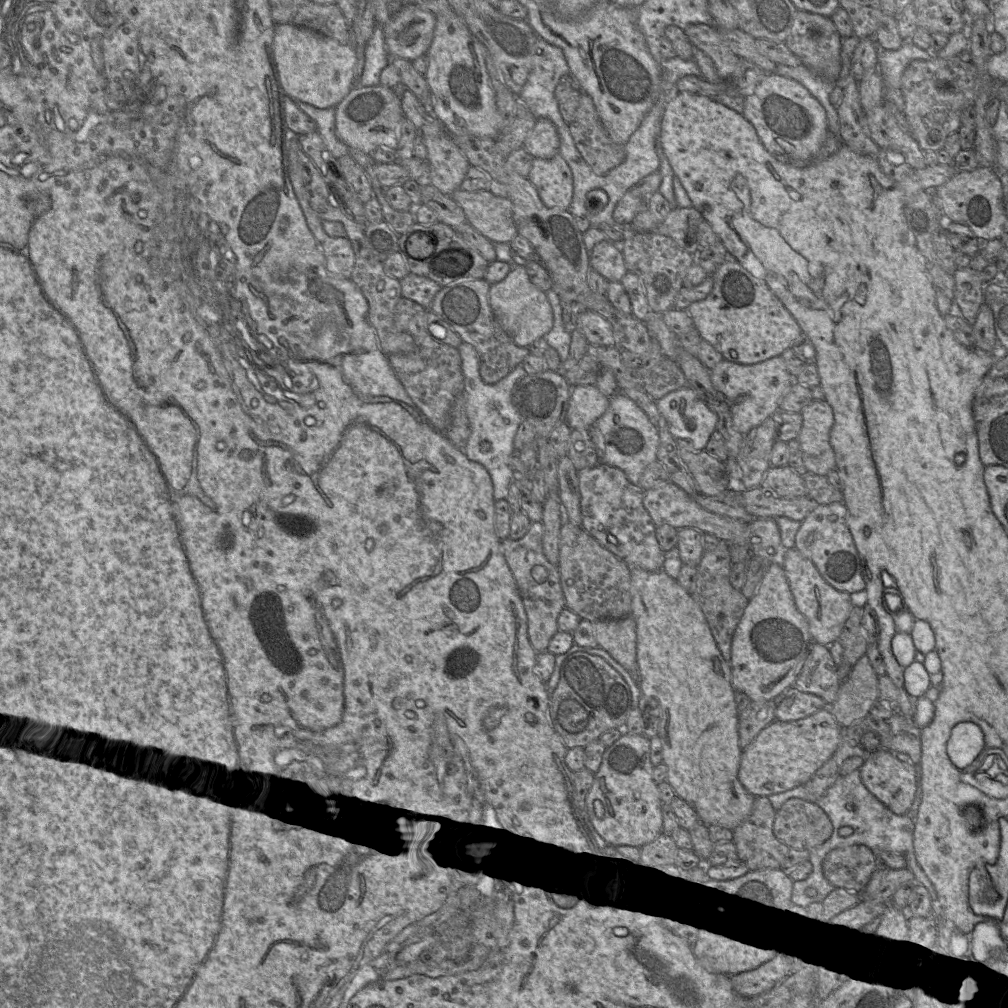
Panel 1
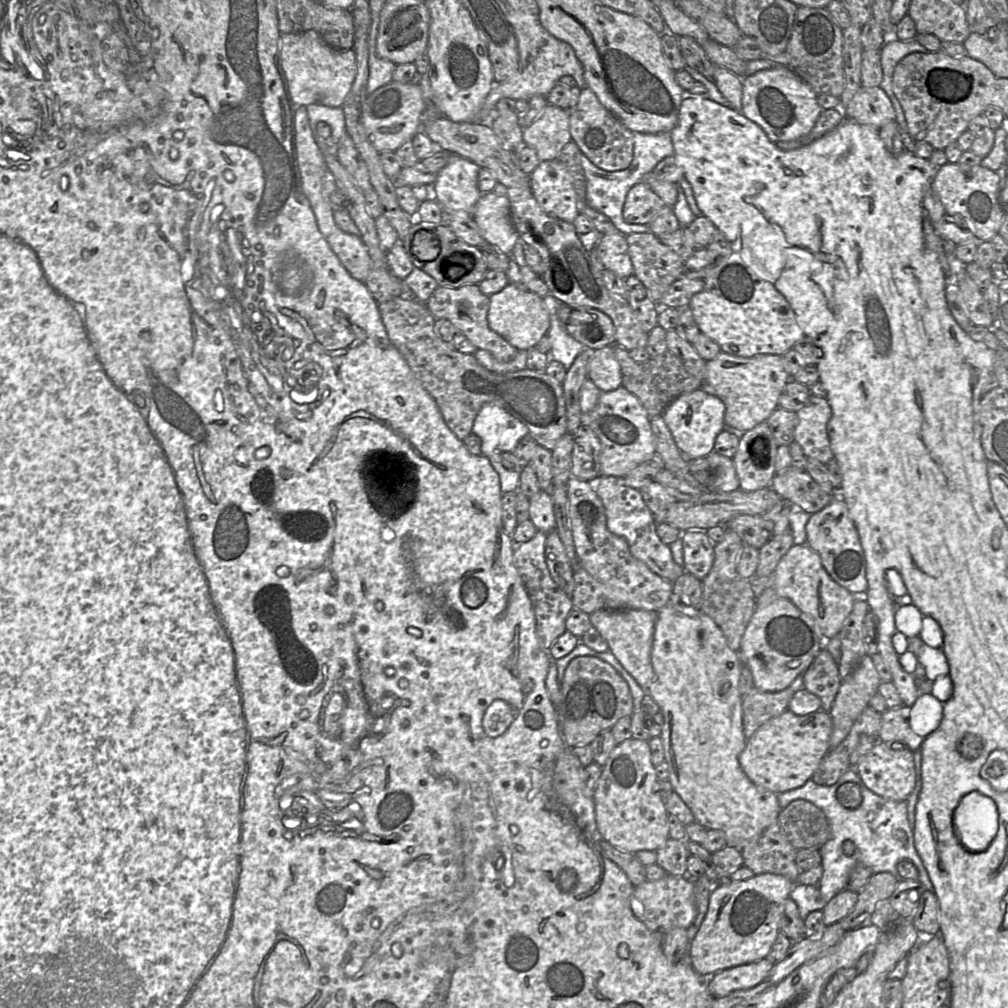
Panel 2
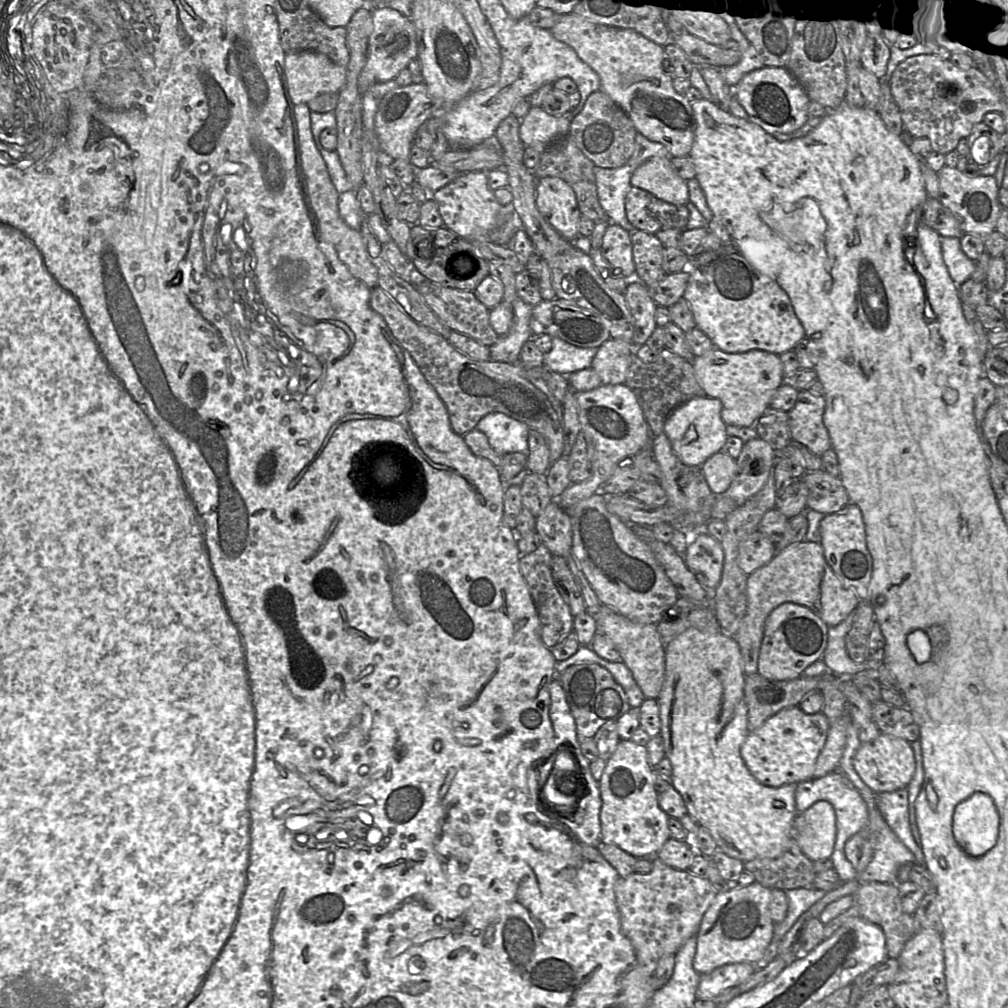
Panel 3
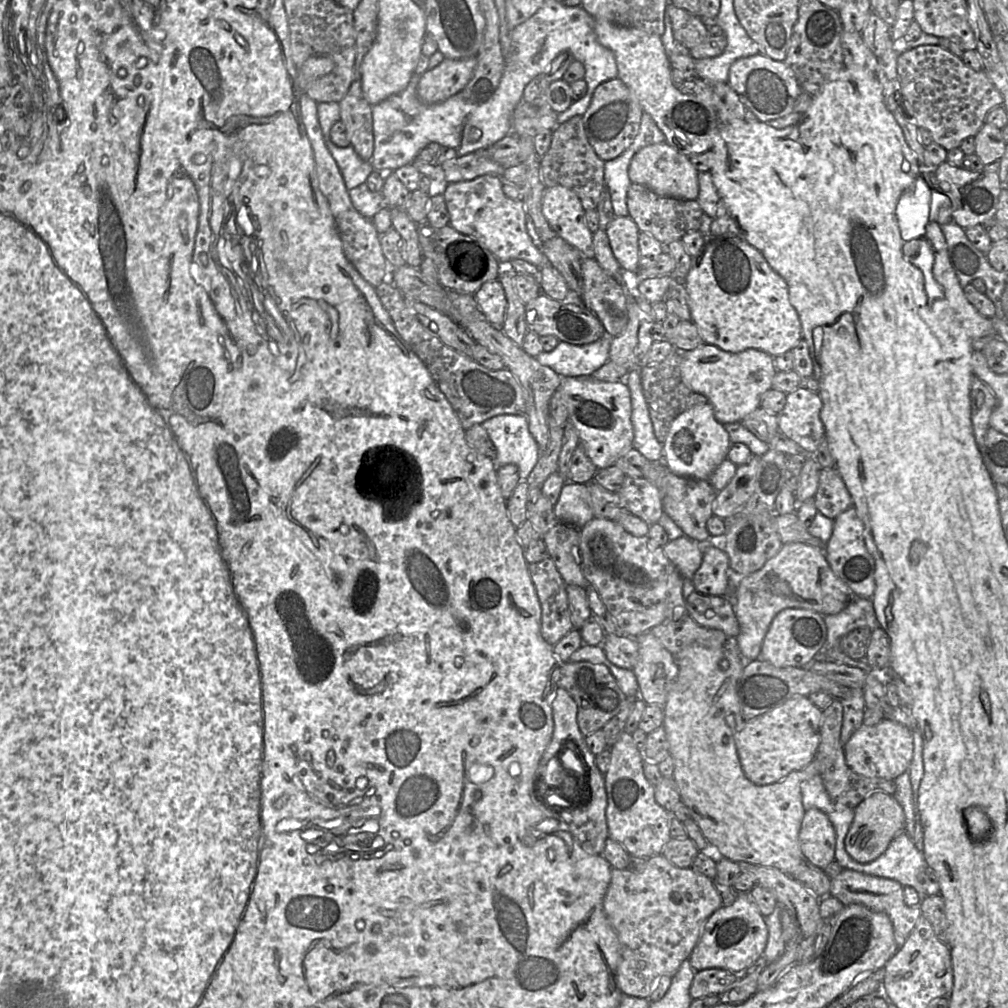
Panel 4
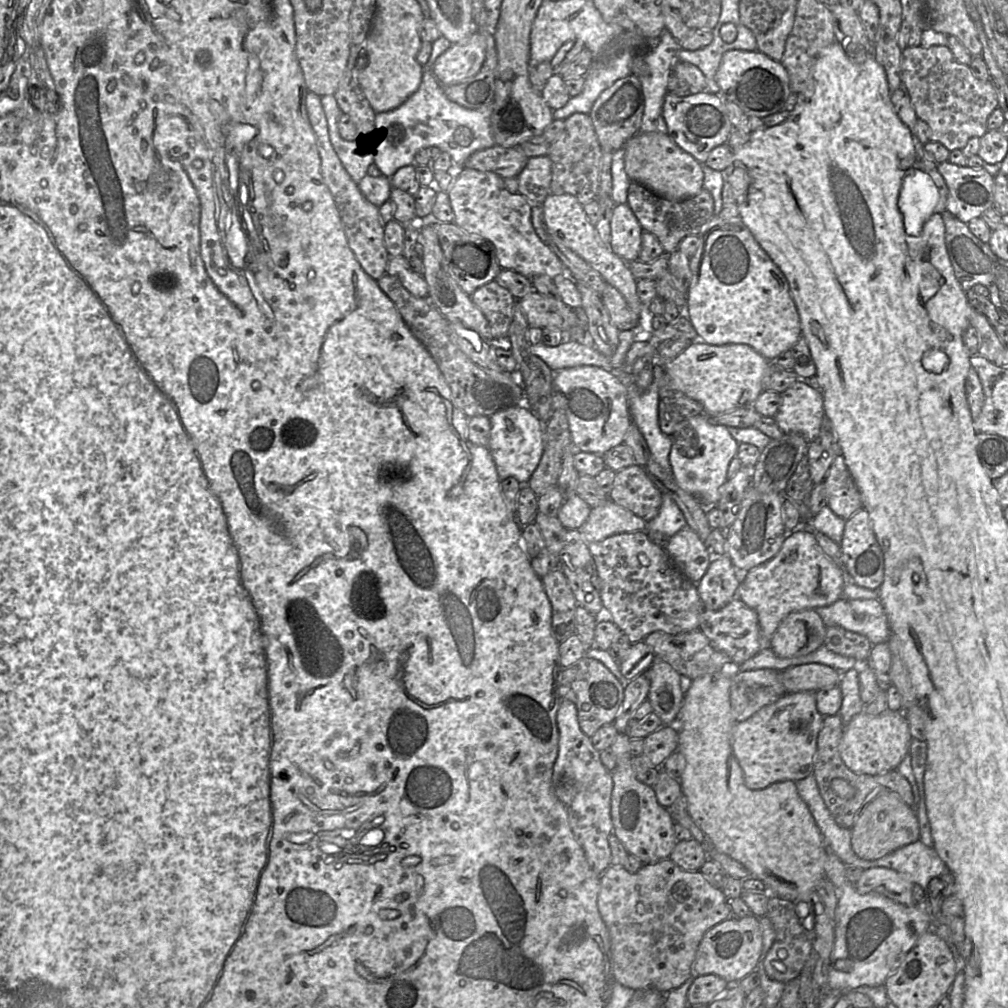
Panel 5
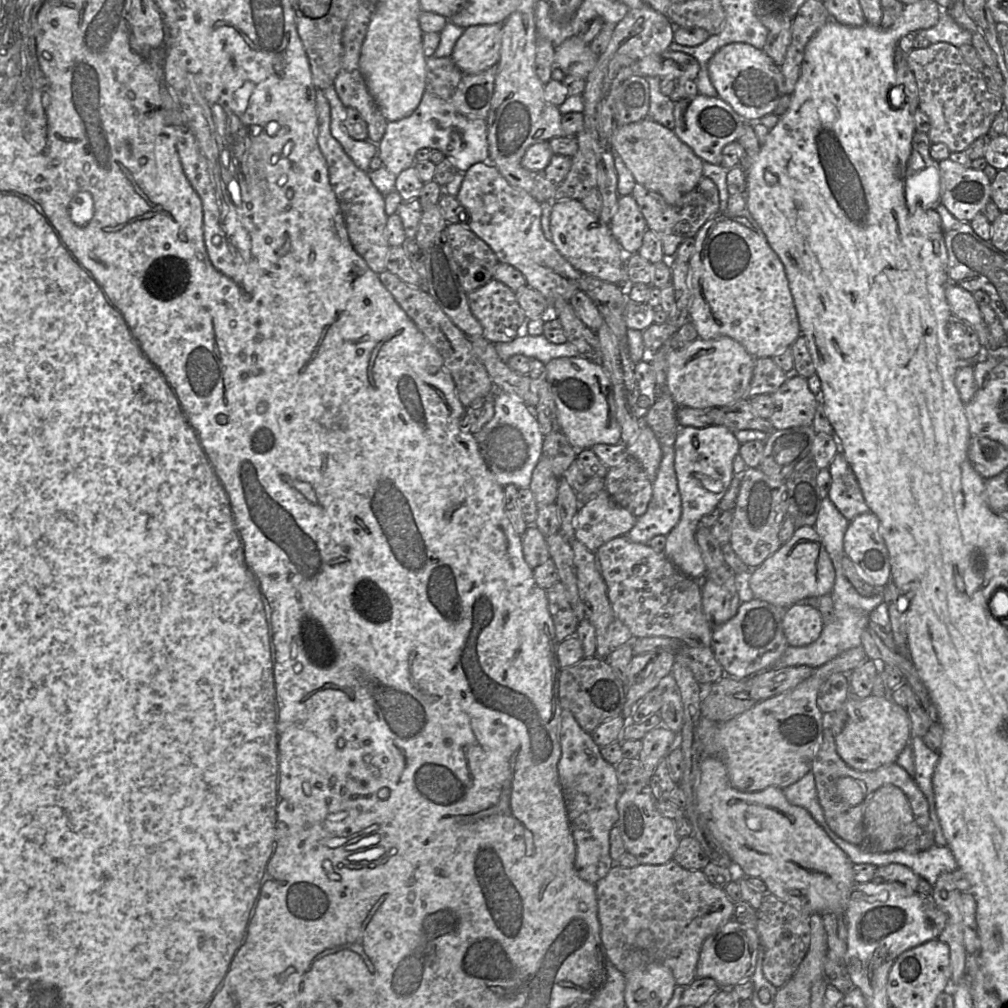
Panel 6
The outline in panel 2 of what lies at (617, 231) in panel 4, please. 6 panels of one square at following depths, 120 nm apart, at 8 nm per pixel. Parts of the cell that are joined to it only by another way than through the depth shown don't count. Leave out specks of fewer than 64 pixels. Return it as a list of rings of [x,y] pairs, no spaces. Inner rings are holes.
[[[622,233],[604,234],[599,240],[596,250],[605,269],[623,279],[633,275],[626,235]]]

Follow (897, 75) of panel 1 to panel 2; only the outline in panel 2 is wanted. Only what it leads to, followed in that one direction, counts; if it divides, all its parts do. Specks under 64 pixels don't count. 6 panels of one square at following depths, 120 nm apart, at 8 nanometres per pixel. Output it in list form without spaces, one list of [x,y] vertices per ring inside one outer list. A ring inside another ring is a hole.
[[[888,37],[887,41],[881,48],[881,66],[883,70],[883,79],[880,87],[890,98],[896,114],[896,121],[900,130],[907,131],[908,127],[905,120],[903,109],[893,92],[893,73],[899,61],[906,55],[913,53],[927,53],[927,49],[922,46],[916,39],[910,41],[902,41],[896,37]]]

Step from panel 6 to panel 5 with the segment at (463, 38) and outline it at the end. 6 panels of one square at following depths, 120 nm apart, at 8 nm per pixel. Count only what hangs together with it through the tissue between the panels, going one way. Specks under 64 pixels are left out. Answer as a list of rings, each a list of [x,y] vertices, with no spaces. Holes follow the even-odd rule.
[[[474,32],[441,54],[431,70],[443,87],[456,85],[480,71],[485,54],[486,38],[481,32]]]

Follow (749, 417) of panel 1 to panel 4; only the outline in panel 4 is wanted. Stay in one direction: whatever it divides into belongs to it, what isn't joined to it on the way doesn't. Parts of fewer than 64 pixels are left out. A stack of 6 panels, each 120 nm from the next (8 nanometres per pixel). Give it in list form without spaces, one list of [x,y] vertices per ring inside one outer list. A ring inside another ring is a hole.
[[[703,343],[694,350],[682,353],[681,377],[684,384],[707,397],[713,406],[716,420],[722,424],[742,421],[760,407],[762,396],[772,389],[772,380],[777,369],[774,357],[764,351],[748,348],[732,353]]]

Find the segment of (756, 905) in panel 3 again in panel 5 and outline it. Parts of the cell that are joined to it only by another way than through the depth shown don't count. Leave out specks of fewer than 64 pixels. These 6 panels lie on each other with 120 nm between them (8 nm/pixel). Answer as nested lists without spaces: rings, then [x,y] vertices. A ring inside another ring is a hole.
[[[749,915],[730,918],[707,930],[701,939],[692,969],[695,975],[714,974],[729,984],[736,984],[756,969],[762,953],[762,932],[759,918]]]

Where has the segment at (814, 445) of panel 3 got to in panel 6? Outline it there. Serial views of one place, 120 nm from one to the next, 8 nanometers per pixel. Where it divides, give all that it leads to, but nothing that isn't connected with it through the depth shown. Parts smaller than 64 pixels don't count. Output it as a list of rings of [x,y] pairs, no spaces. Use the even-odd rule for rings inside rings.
[[[792,373],[771,396],[774,404],[774,411],[769,421],[775,430],[812,425],[820,397],[811,392],[807,378]]]

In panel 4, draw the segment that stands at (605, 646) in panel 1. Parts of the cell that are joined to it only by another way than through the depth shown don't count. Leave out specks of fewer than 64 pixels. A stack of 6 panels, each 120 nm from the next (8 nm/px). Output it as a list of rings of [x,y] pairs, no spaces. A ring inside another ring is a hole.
[[[646,632],[634,639],[638,643],[639,654],[632,671],[639,686],[639,698],[648,705],[663,707],[672,684],[678,675],[678,666],[675,657],[650,632]]]

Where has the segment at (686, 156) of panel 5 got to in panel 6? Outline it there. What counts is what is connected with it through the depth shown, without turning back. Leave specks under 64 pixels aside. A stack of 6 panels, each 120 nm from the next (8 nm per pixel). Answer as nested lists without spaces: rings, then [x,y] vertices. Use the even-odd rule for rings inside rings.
[[[648,117],[635,123],[617,126],[611,146],[630,170],[636,183],[660,194],[668,205],[678,204],[679,199],[692,191],[703,176],[703,161],[693,150],[673,130]]]

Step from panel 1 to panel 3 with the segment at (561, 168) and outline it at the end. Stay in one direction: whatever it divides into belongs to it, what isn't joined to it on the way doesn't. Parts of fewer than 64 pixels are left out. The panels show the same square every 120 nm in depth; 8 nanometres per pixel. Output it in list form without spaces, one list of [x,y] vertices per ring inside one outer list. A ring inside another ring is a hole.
[[[544,177],[537,181],[536,204],[545,220],[566,240],[579,237],[582,217],[573,188],[557,177]]]

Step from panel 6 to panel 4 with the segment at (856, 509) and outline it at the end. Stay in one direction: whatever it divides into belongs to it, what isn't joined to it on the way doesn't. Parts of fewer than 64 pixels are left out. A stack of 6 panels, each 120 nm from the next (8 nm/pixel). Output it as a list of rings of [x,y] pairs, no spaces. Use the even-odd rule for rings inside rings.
[[[835,467],[821,469],[814,501],[817,510],[832,520],[852,506],[852,498]]]

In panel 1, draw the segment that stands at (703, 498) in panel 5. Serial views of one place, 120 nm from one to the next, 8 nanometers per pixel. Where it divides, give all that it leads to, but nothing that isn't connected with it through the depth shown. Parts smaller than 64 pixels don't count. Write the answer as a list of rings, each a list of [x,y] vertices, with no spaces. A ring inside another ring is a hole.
[[[692,387],[668,393],[657,401],[657,407],[676,440],[687,442],[694,450],[705,450],[718,417]]]

